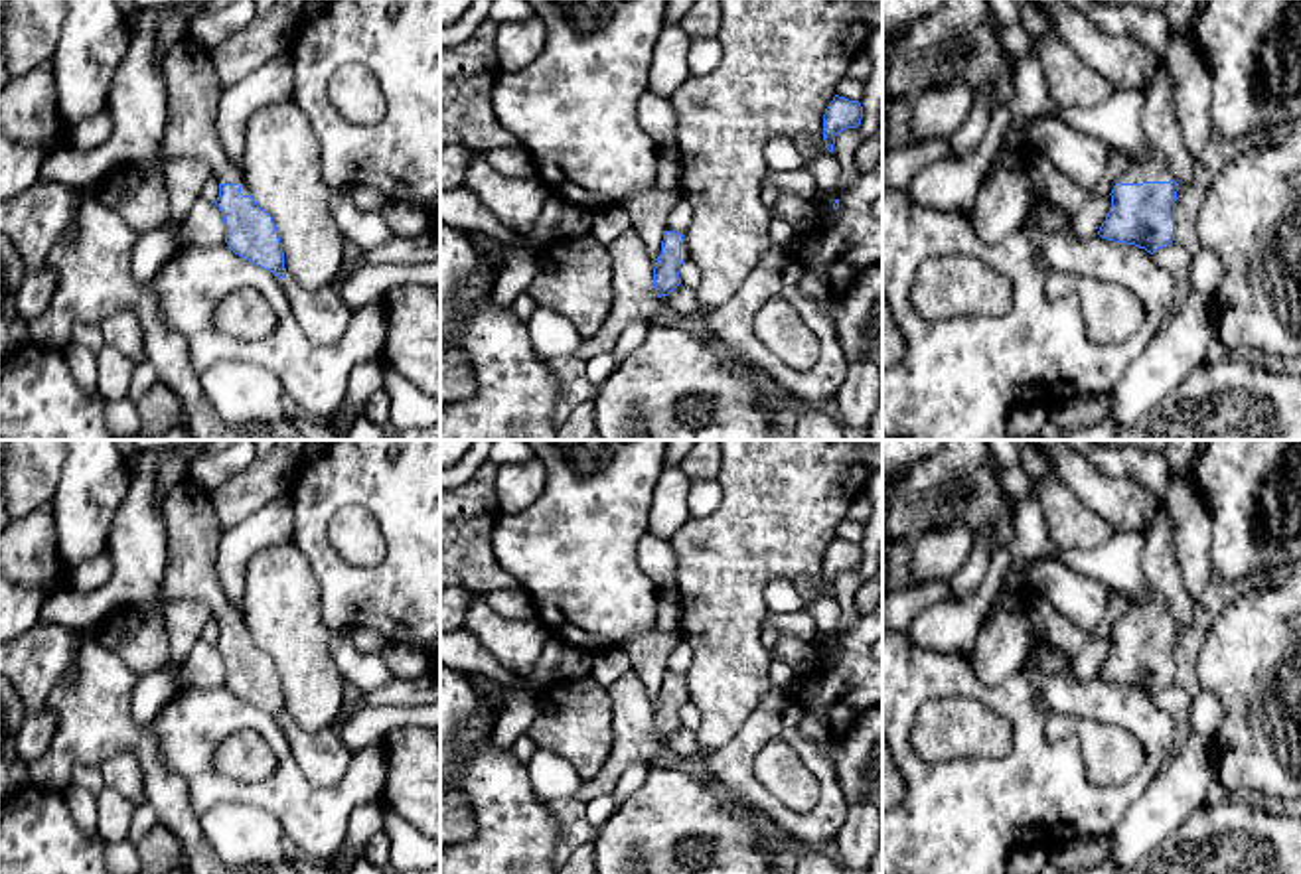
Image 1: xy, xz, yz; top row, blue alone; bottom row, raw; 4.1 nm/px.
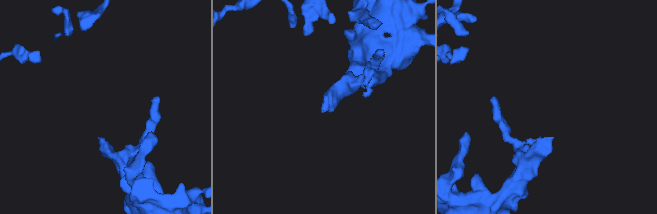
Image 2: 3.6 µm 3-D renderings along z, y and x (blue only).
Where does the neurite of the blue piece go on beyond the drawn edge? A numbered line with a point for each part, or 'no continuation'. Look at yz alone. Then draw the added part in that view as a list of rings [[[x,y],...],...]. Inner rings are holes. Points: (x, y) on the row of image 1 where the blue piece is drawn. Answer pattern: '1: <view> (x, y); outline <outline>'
1: yz (1153, 168); outline [[[1151,146],[1149,156],[1139,160],[1131,158],[1129,168],[1119,178],[1121,183],[1143,183],[1143,182],[1171,182],[1175,180],[1163,152]]]

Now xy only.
1: xy (139, 194); outline [[[184,36],[164,53],[162,73],[168,85],[162,168],[124,166],[97,185],[99,199],[138,235],[172,223],[164,172],[174,158],[203,160],[219,183],[239,183],[241,193],[249,195],[243,174],[229,162],[217,132],[223,85],[209,51]]]

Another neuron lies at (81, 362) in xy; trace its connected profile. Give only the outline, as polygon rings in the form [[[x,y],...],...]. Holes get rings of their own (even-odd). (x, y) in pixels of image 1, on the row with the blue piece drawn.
[[[69,343],[63,349],[63,357],[71,369],[75,383],[89,393],[99,393],[97,391],[97,355],[85,345]]]

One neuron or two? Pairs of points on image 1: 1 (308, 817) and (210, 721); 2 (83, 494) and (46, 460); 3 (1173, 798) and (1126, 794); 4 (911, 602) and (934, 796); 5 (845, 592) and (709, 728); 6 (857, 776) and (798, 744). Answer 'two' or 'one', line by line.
1: one
2: two
3: two
4: two
5: two
6: two

